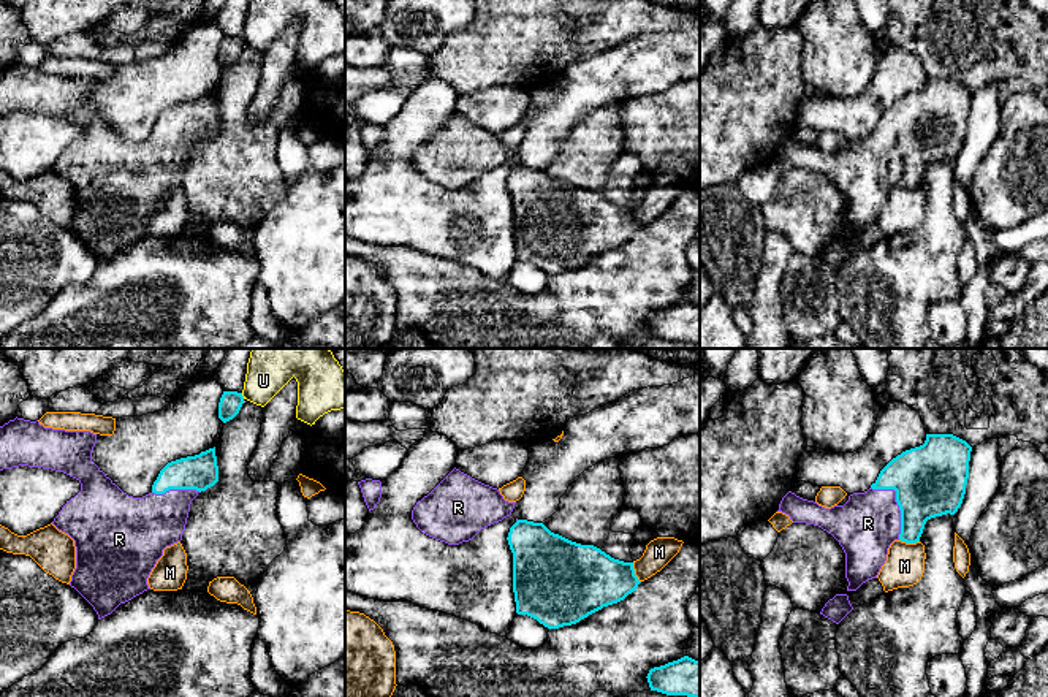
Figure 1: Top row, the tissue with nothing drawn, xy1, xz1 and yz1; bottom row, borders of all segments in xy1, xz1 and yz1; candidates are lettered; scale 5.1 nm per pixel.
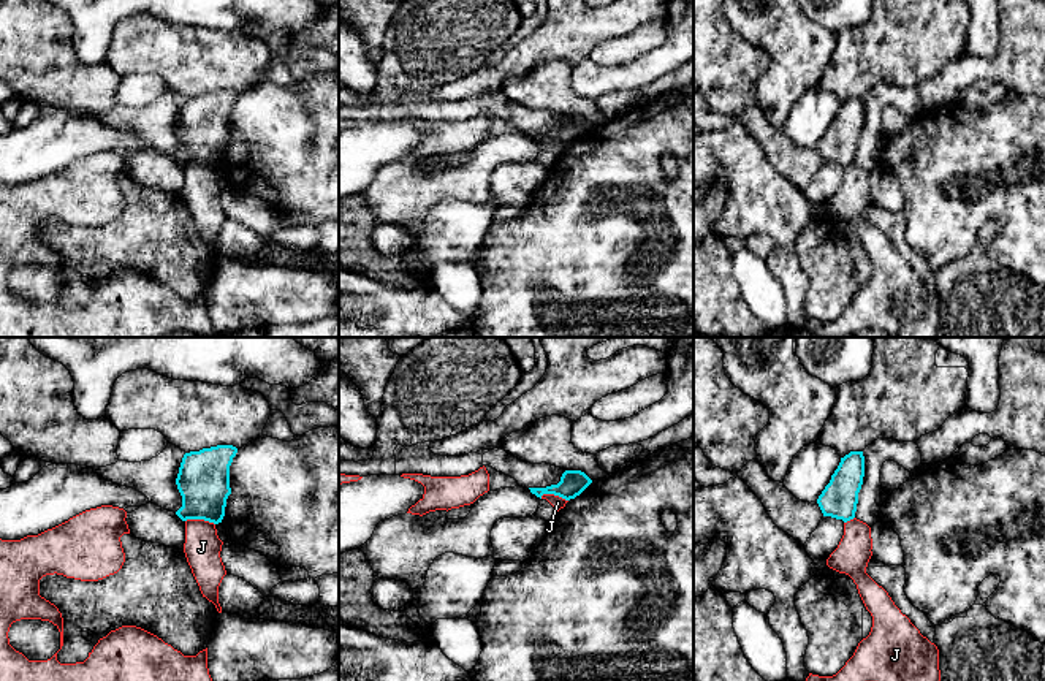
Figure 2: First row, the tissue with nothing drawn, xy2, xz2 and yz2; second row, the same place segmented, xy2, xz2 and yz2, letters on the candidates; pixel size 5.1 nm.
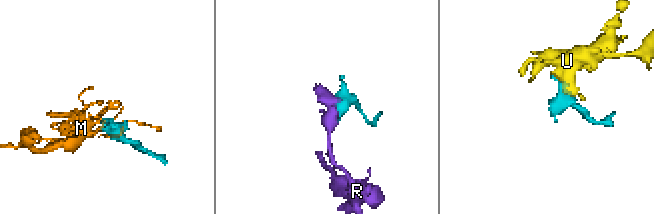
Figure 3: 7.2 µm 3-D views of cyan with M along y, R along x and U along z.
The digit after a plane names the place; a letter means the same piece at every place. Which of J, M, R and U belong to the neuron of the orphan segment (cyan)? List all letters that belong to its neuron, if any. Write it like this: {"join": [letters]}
{"join": ["R"]}

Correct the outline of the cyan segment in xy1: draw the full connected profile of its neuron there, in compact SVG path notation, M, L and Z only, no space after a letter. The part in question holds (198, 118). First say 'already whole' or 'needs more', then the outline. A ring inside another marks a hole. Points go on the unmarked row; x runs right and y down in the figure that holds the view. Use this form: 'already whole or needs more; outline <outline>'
needs more; outline M14 63L0 71L0 116L19 111L43 112L63 117L81 128L81 136L66 146L52 169L68 179L76 192L76 214L70 231L74 233L97 257L98 265L111 260L120 249L150 234L147 223L163 195L182 185L192 146L218 127L215 92L195 101L168 108L152 130L152 136L142 143L123 138L93 106L92 97L97 79L90 76L65 76L44 73L38 65Z

